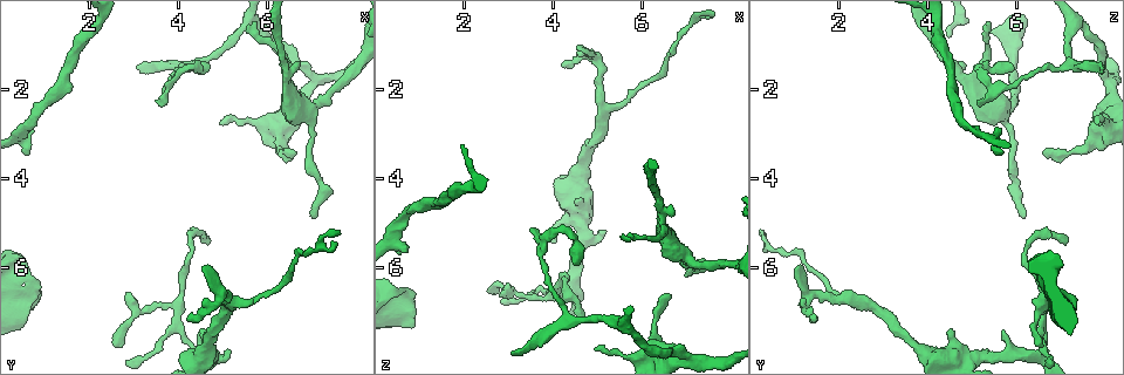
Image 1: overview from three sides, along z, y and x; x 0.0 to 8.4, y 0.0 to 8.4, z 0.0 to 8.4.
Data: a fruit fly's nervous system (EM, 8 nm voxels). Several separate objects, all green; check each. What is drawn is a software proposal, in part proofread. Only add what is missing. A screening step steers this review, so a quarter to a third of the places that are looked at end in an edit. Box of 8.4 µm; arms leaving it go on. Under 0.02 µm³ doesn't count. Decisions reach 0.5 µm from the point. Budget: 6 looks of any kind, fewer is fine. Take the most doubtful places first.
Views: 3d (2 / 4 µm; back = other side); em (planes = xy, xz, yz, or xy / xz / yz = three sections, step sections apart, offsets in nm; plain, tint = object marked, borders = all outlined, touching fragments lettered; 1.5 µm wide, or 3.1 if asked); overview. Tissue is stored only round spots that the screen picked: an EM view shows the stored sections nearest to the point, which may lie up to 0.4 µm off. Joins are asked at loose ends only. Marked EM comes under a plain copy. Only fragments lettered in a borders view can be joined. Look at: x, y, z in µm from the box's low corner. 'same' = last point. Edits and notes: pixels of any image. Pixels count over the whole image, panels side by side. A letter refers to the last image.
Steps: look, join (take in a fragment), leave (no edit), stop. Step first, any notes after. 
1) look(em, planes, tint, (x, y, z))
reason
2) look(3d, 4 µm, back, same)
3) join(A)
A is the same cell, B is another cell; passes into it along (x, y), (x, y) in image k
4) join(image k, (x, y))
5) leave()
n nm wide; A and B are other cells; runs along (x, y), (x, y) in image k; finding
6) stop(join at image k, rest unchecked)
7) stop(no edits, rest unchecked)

look(3d, 2 µm, (0.85, 6.55, 7.20))
an open end

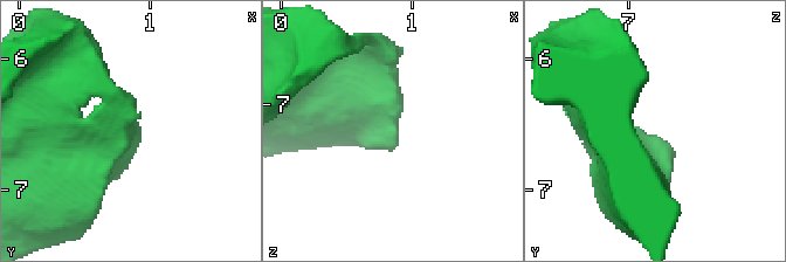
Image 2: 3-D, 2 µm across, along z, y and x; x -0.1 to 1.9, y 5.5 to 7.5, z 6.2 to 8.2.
look(em, planes, tint, (0.90, 6.62, 7.12))
need the tissue

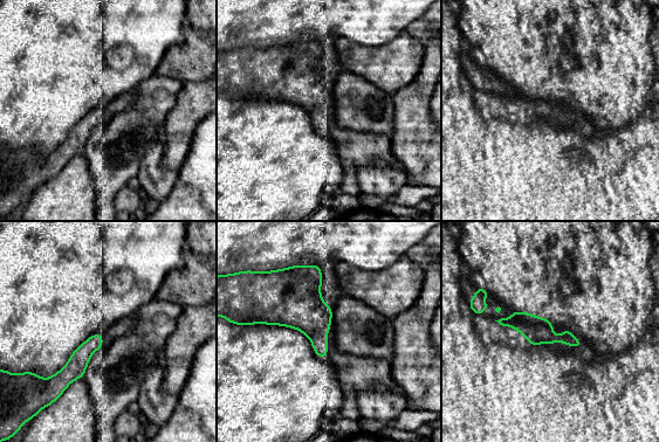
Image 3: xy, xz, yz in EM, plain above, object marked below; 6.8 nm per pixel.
look(em, planes, borders, same)

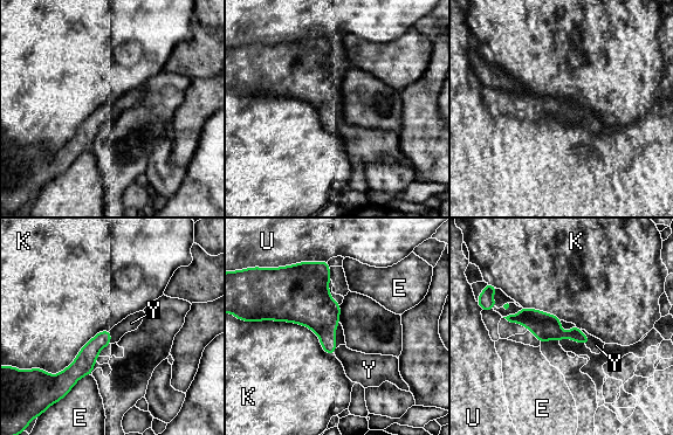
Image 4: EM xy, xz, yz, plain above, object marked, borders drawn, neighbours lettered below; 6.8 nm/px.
join(Y)
Y is the same cell, E, K and U are other cells; the neuron continues

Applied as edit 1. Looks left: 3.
look(overview)
see it whole again

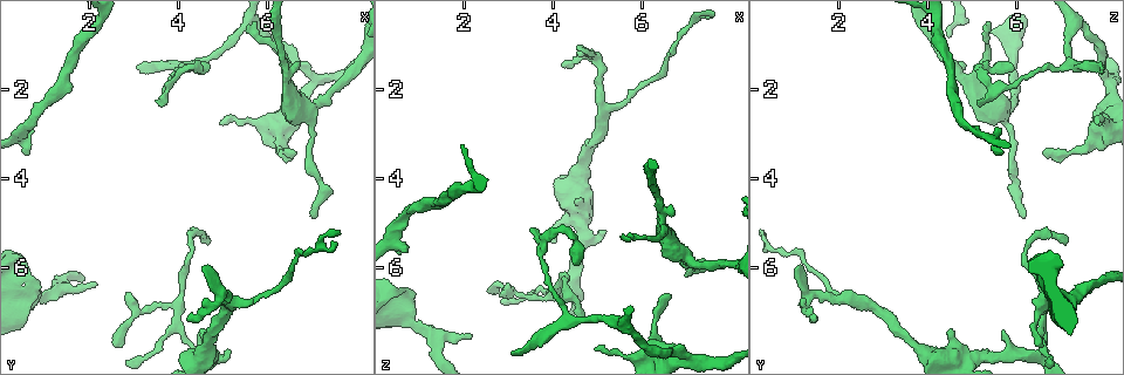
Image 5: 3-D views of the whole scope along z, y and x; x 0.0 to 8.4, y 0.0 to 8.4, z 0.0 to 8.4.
look(em, xz, step 8, borders, (3.05, 1.55, 7.90))
tapers out

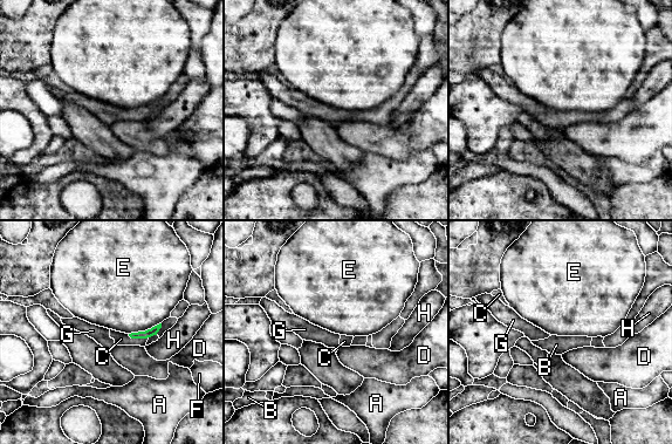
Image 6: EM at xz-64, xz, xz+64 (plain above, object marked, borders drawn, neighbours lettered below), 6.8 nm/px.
look(em, planes, borders, same)

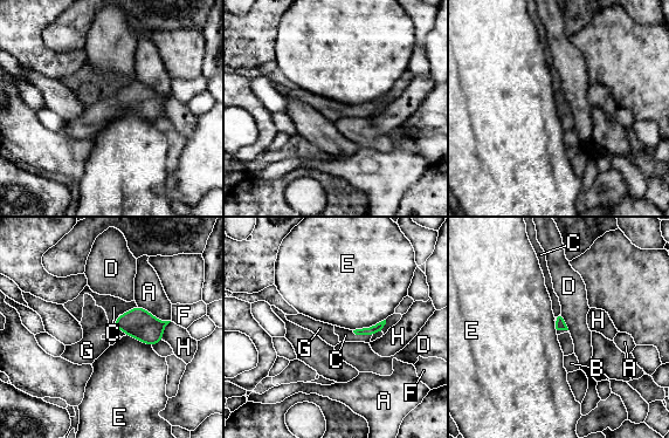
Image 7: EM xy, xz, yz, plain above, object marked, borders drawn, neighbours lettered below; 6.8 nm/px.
leave()
A, B, C, D, E, F, G and H are other cells; border along (352, 330), (356, 334), (372, 335) in image 7; no lettered fragment goes on from it

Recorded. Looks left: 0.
stop(join at image 4, rest unchecked)

